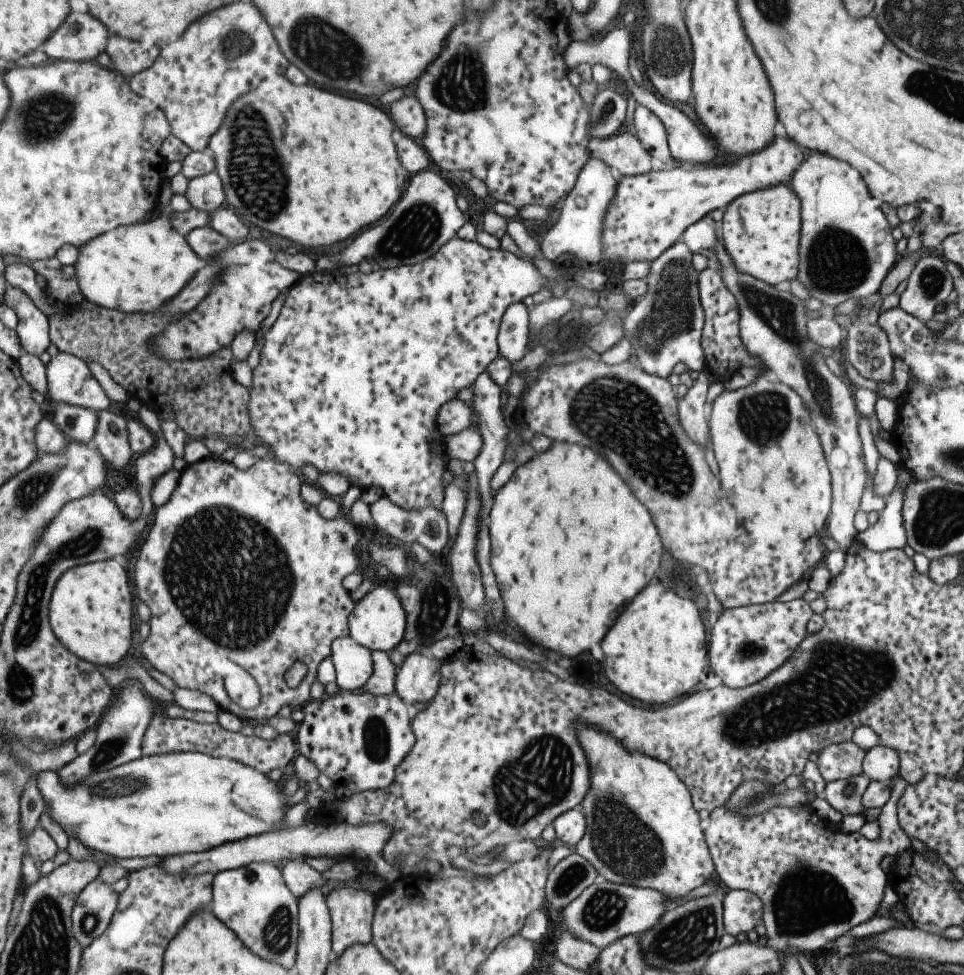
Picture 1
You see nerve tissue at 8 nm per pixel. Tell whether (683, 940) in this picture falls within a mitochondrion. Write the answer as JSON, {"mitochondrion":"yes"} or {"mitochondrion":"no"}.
{"mitochondrion":"yes"}

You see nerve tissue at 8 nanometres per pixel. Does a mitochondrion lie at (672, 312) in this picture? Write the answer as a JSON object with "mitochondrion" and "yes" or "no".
{"mitochondrion":"yes"}

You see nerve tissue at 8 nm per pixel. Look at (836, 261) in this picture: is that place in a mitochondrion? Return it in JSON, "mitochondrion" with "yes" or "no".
{"mitochondrion":"yes"}

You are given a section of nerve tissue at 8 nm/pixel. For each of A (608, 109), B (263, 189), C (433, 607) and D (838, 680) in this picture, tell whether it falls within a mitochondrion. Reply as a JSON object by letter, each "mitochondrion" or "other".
{"A":"mitochondrion","B":"mitochondrion","C":"mitochondrion","D":"mitochondrion"}

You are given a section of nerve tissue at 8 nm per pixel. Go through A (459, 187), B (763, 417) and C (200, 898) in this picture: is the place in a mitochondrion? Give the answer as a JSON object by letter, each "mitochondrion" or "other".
{"A":"other","B":"mitochondrion","C":"other"}

